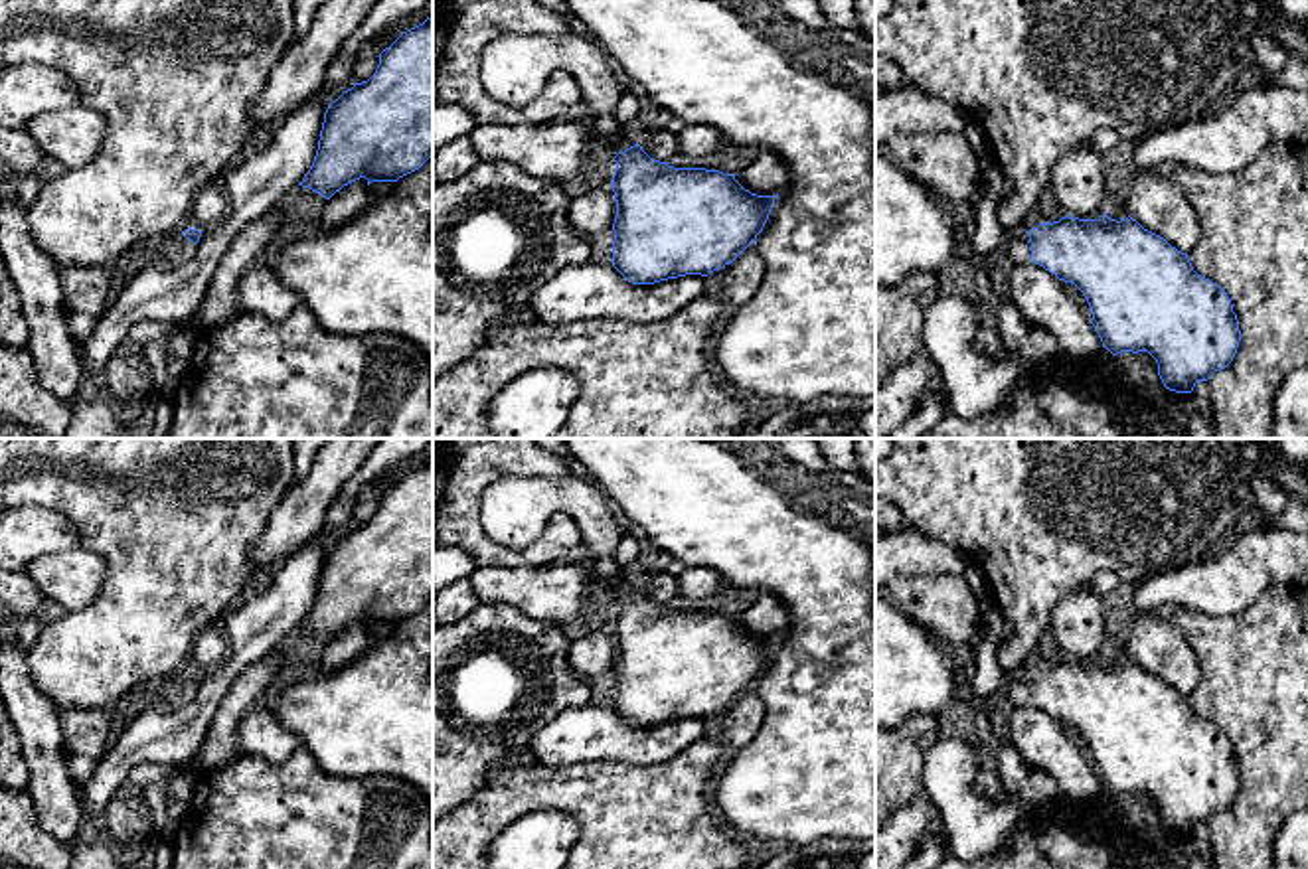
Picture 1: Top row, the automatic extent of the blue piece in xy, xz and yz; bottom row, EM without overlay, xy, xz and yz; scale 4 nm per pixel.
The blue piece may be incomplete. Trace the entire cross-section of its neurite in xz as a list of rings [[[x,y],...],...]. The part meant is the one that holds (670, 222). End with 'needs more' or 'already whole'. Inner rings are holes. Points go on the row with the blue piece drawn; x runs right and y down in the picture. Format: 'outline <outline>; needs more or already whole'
outline [[[539,0],[567,20],[559,38],[506,34],[490,41],[480,53],[480,83],[498,101],[512,107],[530,105],[543,89],[543,79],[555,71],[569,71],[581,89],[581,113],[603,138],[616,142],[616,170],[611,182],[616,199],[613,223],[613,267],[632,284],[654,284],[686,275],[707,276],[731,265],[763,231],[777,196],[757,196],[745,190],[735,174],[705,168],[674,168],[650,158],[614,118],[620,87],[597,41],[577,28],[567,0]]]; needs more

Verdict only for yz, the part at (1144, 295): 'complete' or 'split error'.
split error

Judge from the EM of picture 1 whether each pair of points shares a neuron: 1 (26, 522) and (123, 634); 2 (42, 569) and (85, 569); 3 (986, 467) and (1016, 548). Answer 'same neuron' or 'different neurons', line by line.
1: different neurons
2: same neuron
3: same neuron

